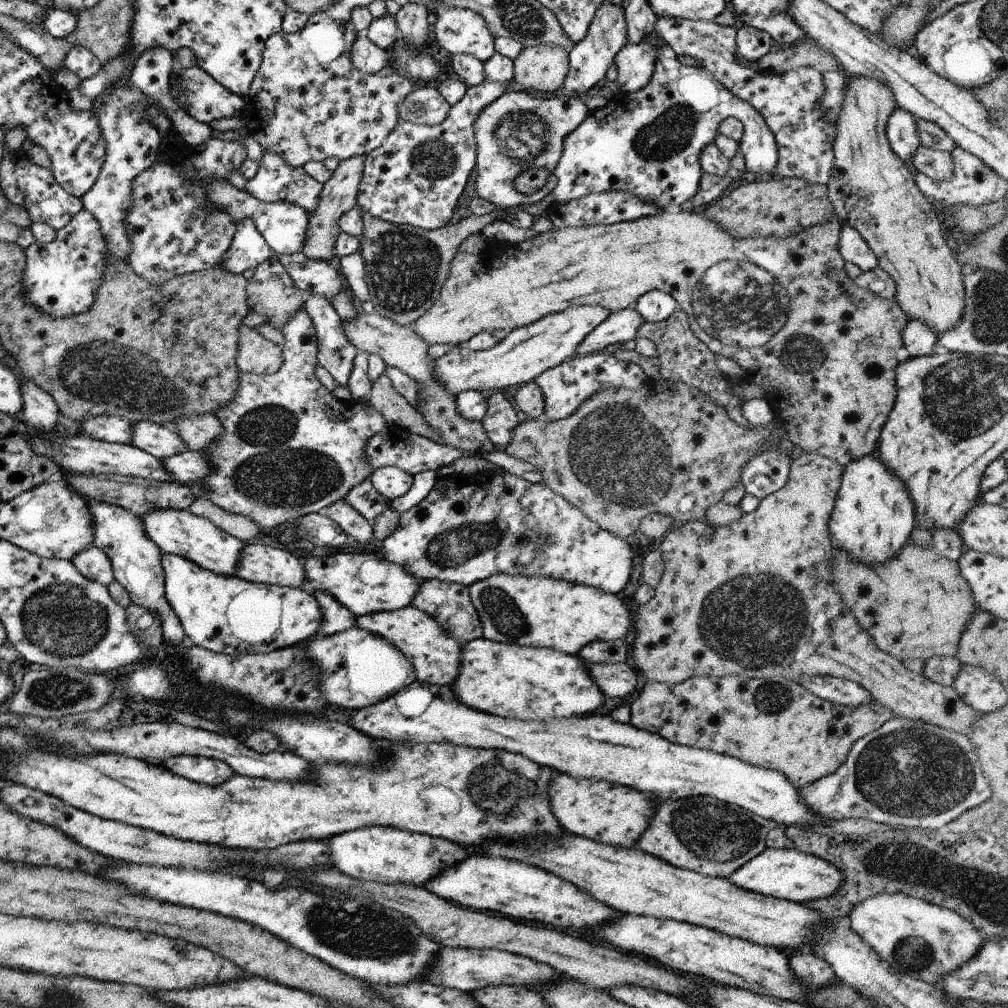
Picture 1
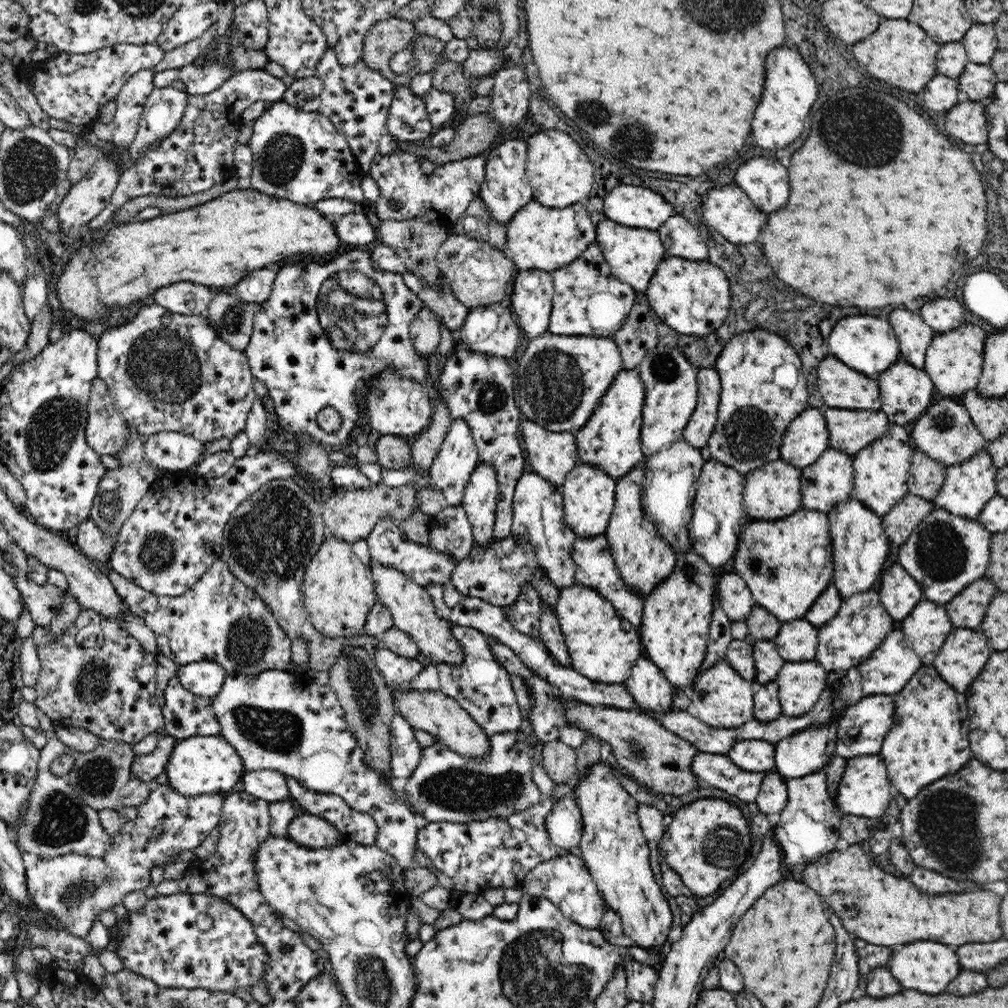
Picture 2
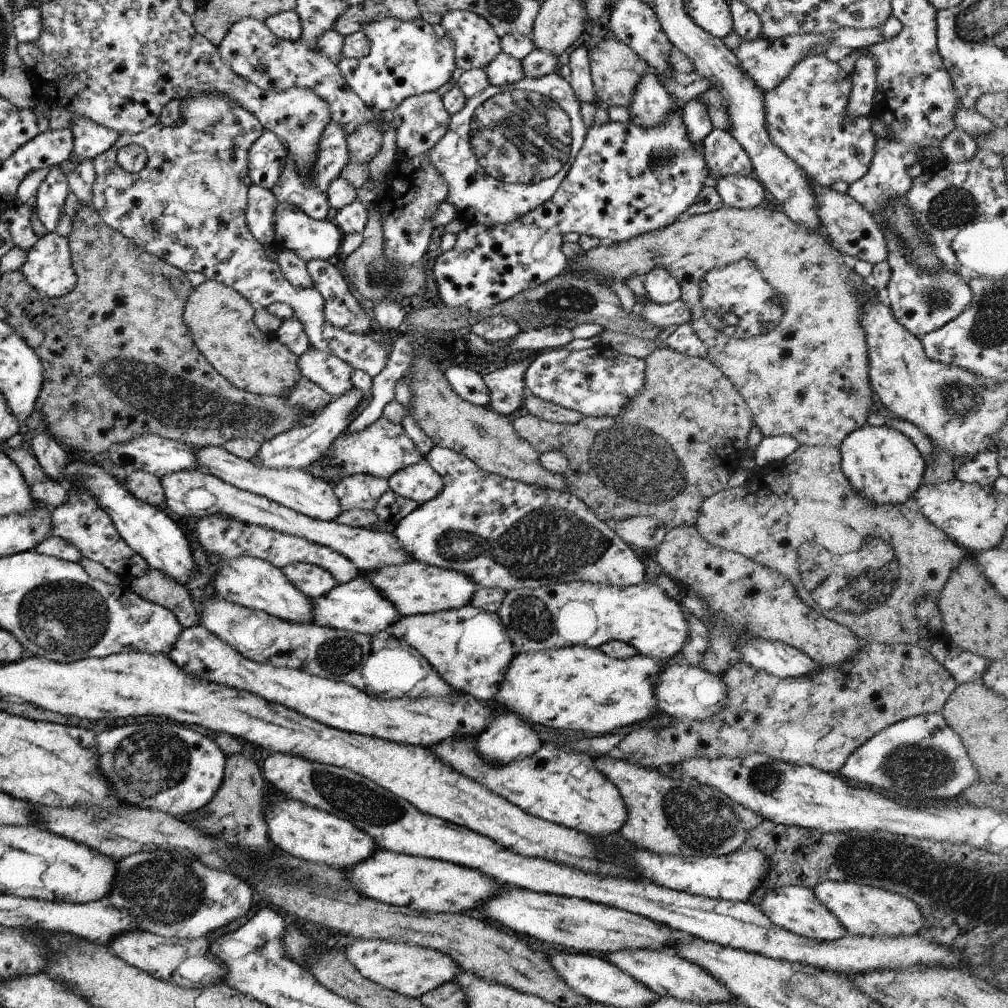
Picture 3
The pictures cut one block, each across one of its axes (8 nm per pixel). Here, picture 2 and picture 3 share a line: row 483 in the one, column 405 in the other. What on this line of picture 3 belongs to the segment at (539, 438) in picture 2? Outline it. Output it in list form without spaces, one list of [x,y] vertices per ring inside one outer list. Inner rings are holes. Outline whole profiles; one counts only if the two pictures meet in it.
[[[199,469],[178,471],[163,476],[160,478],[160,486],[167,507],[179,516],[191,516],[191,518],[199,519],[217,513],[218,515],[229,516],[241,523],[268,527],[273,531],[302,537],[308,542],[331,548],[334,552],[345,556],[355,566],[359,574],[413,561],[408,552],[402,550],[392,531],[384,532],[375,527],[369,529],[349,527],[337,524],[333,520],[311,519],[275,502],[266,500],[264,497],[238,490],[235,486],[226,484]]]

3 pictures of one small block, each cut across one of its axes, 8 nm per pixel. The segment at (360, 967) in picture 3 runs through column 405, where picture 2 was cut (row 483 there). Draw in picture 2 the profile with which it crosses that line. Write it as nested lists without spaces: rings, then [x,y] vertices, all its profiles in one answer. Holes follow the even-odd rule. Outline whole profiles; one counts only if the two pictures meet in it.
[[[986,449],[962,464],[948,466],[945,470],[944,485],[936,498],[932,500],[935,507],[968,520],[977,520],[987,506],[987,502],[997,496],[996,472],[997,468]]]

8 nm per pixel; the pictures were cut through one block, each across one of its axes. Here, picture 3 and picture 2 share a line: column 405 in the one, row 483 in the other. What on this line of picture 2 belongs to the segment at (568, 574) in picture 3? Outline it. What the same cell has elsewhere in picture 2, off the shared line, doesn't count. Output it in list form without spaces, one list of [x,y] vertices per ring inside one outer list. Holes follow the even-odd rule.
[[[531,468],[524,469],[514,487],[512,511],[514,518],[508,536],[490,541],[486,548],[475,543],[470,554],[454,568],[450,583],[463,595],[482,598],[501,607],[511,605],[522,588],[532,584],[536,570],[541,570],[559,590],[576,583],[572,552],[578,536],[565,520],[560,488]]]

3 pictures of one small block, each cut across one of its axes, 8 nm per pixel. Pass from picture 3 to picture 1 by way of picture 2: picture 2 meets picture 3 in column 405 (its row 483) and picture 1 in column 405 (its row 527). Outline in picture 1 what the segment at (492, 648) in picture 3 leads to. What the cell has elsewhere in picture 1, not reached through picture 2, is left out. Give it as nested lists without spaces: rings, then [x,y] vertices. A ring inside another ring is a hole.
[[[413,606],[397,611],[359,616],[356,618],[355,626],[373,635],[381,636],[395,645],[399,653],[403,654],[413,666],[415,682],[451,686],[458,676],[463,644],[445,633],[432,617]]]

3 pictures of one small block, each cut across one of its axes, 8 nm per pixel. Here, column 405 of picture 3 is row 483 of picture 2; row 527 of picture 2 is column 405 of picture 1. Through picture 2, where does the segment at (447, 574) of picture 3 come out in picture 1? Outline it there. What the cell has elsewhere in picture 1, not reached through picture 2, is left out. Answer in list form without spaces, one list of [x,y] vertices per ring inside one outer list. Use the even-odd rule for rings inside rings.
[[[331,554],[331,556],[321,556],[321,558],[307,556],[303,559],[305,581],[302,582],[303,588],[307,592],[326,591],[338,604],[341,604],[355,618],[377,612],[397,611],[411,605],[413,596],[419,589],[420,582],[410,573],[407,573],[403,567],[389,563],[386,559],[377,558],[375,554]]]

